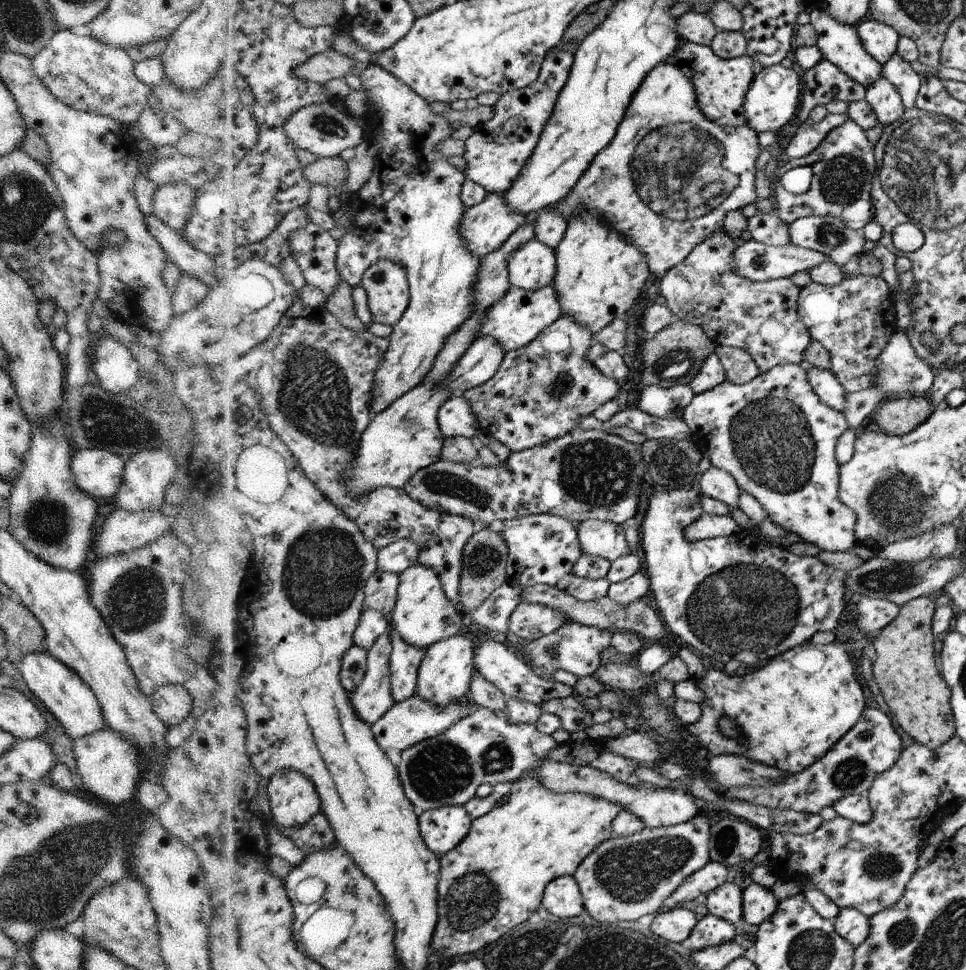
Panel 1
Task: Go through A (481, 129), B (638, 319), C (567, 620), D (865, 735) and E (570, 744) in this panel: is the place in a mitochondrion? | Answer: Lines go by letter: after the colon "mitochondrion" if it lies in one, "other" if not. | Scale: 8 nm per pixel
A: other
B: other
C: other
D: mitochondrion
E: other

